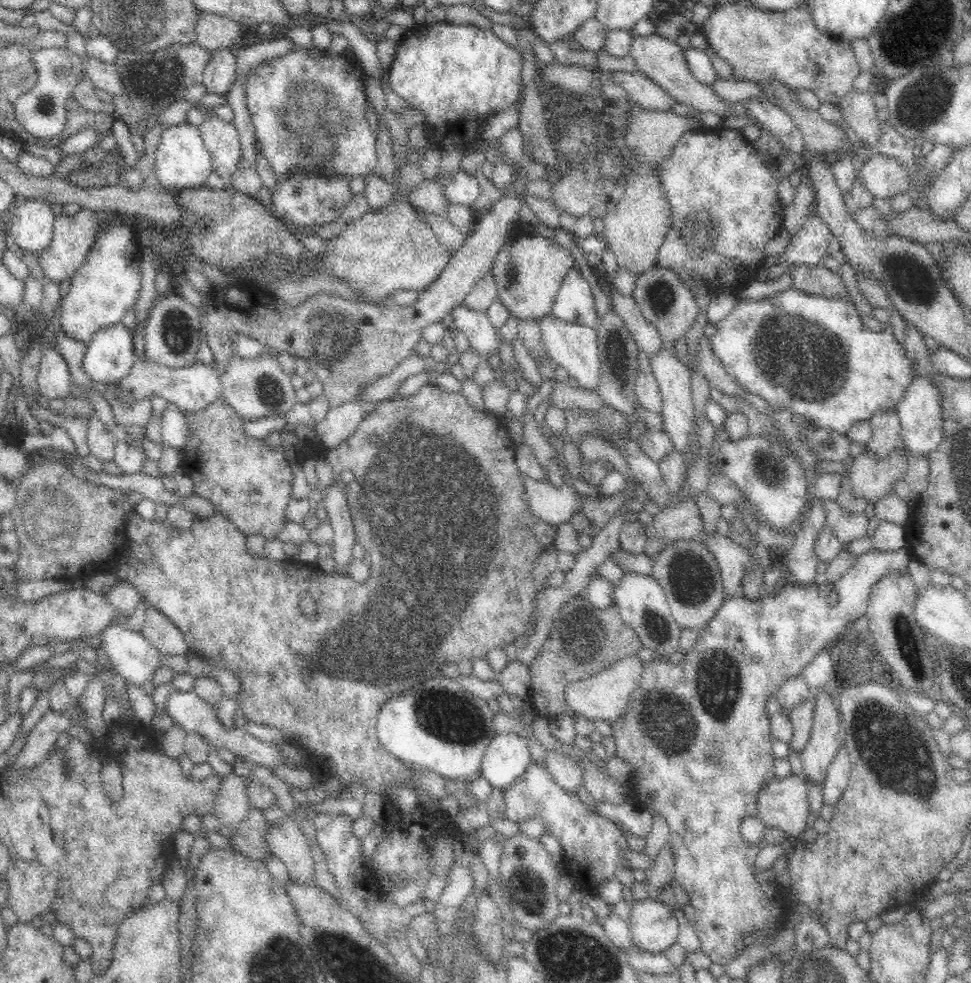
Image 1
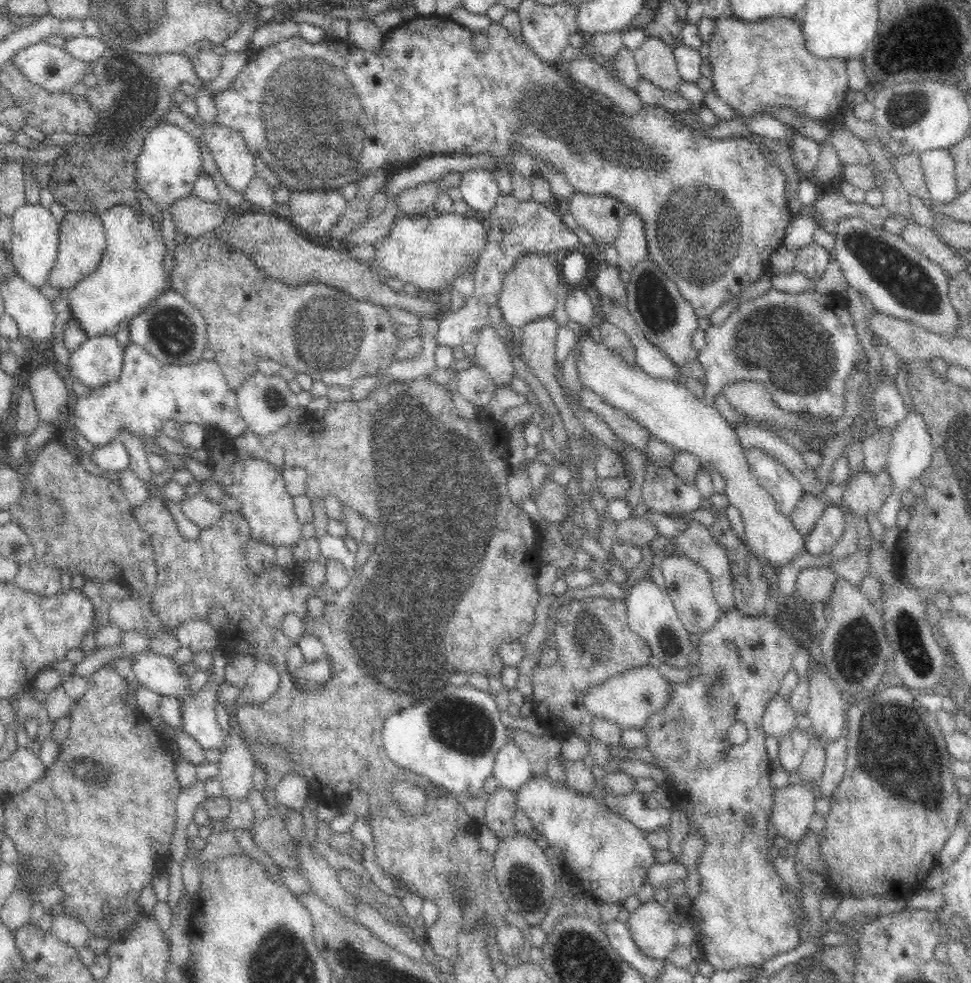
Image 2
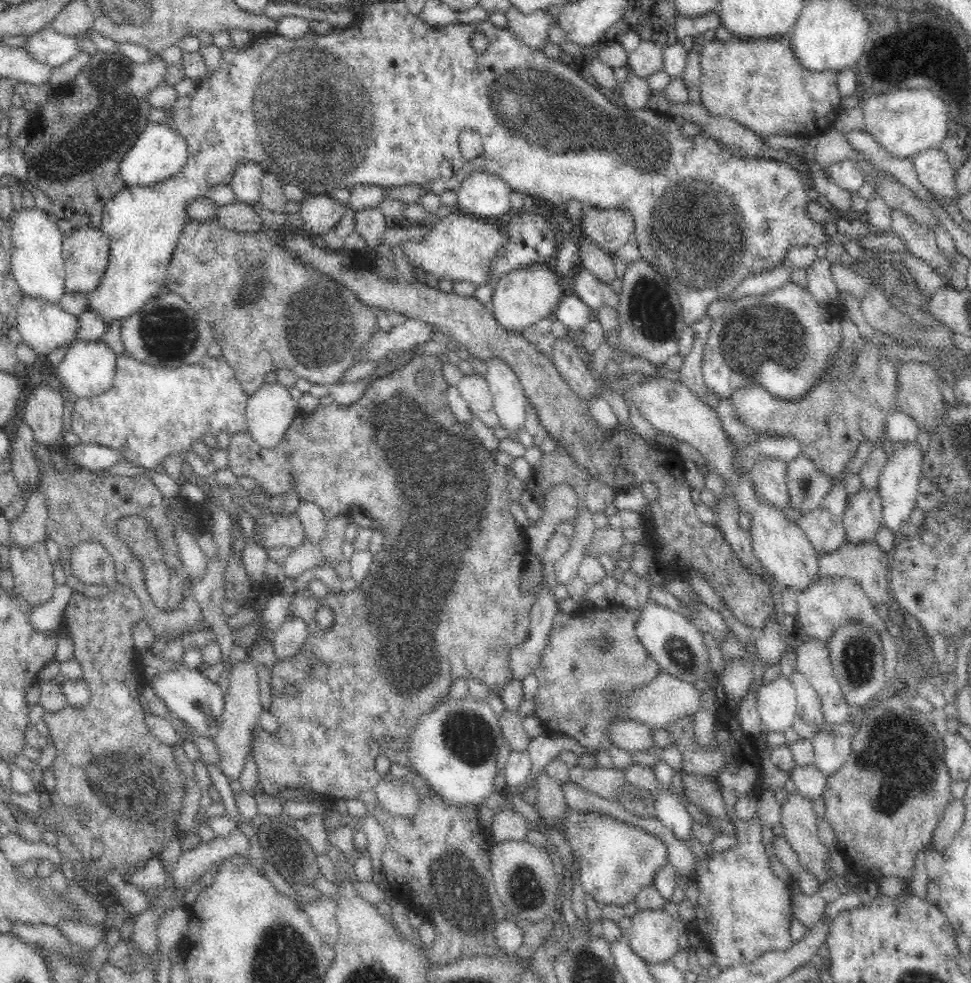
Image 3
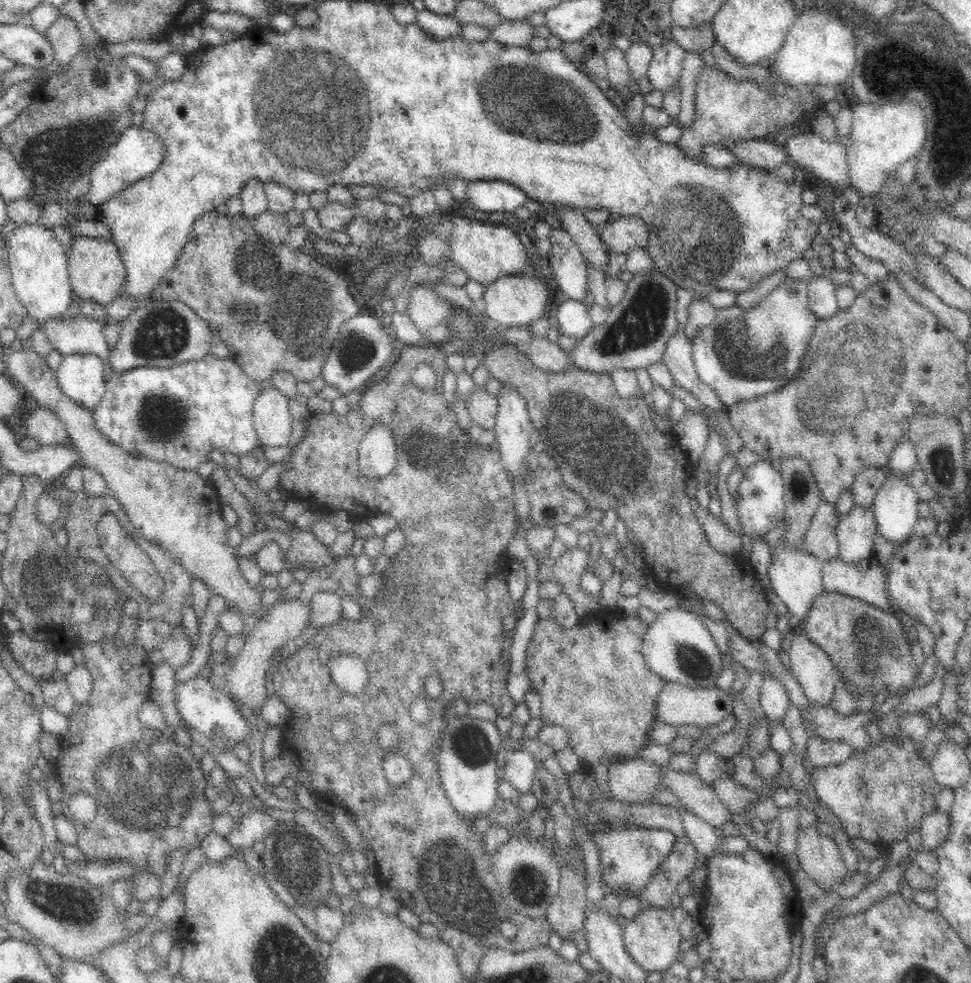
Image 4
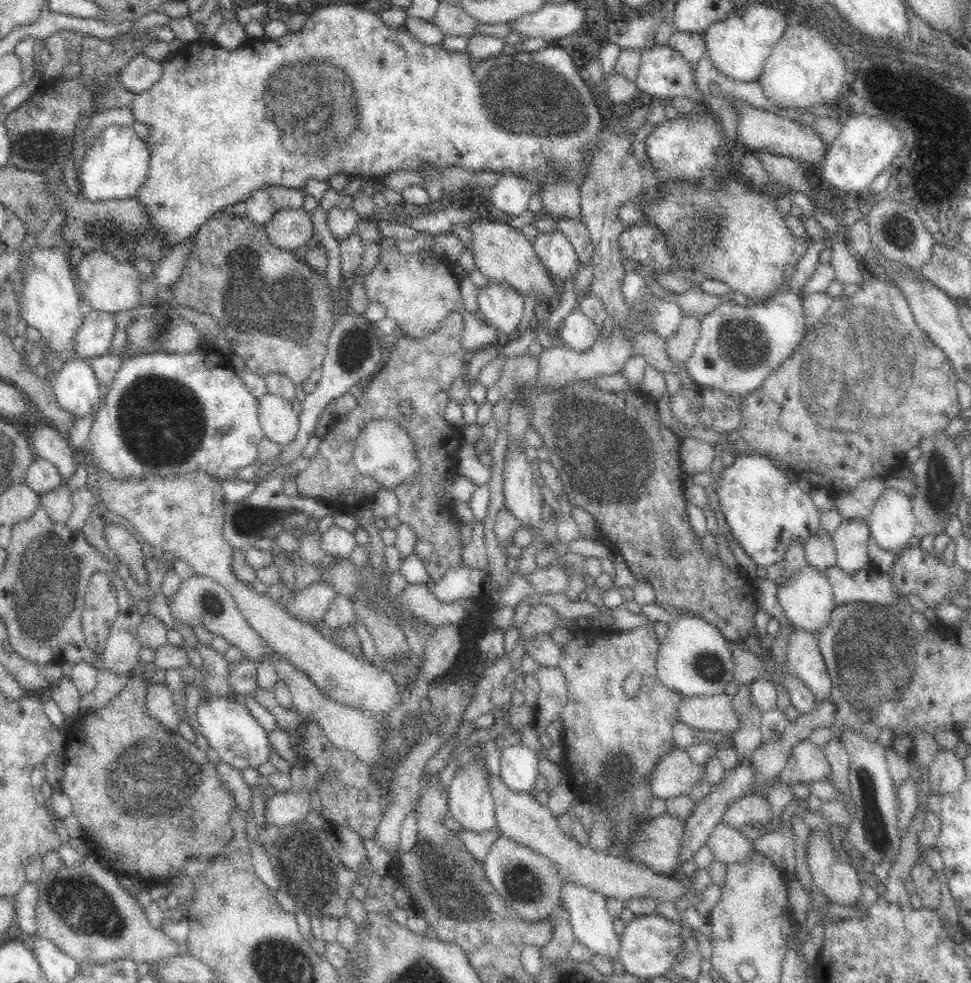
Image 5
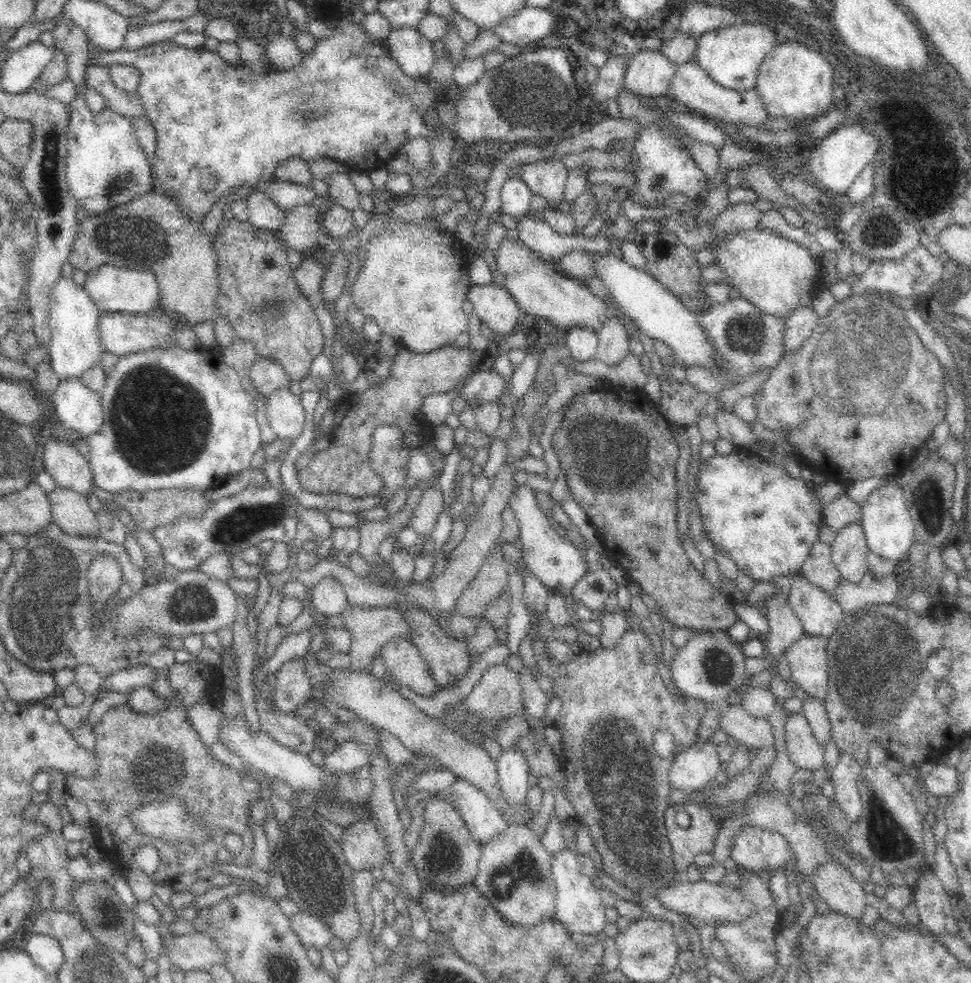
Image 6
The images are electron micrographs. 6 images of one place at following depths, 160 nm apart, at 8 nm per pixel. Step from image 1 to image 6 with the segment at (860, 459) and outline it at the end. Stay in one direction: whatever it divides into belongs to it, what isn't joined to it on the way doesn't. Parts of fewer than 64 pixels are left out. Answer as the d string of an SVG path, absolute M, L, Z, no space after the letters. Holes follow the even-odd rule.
M859 523L842 528L831 543L832 561L842 579L860 582L867 572L866 545L864 529Z

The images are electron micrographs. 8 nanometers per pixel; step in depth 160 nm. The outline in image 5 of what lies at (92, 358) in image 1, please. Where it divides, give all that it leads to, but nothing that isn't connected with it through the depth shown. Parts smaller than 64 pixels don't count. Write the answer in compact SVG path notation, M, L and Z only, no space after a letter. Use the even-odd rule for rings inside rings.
M74 356L65 361L51 382L58 404L76 416L93 414L100 402L101 385L88 359Z

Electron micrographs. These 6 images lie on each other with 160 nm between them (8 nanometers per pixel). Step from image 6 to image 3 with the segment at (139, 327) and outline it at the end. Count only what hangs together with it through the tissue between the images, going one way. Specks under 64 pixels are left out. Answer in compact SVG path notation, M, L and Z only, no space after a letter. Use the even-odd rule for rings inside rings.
M23 294L22 300L16 306L15 328L22 343L30 346L37 355L47 356L64 344L71 345L76 334L76 315L65 312L58 303Z

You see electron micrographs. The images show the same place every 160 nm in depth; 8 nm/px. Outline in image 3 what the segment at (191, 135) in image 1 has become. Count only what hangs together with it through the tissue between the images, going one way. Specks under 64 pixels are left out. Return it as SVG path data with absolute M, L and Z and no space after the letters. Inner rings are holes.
M150 123L142 134L137 136L133 147L126 153L119 166L119 173L125 185L130 188L153 187L176 176L187 163L188 145L184 137L174 131L169 124Z

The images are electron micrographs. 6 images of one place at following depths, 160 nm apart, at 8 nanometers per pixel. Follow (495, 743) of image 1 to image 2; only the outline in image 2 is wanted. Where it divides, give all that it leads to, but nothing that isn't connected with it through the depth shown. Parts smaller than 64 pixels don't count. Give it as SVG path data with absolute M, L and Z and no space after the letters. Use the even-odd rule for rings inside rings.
M507 741L496 754L491 776L494 776L498 789L516 791L530 776L532 769L522 749Z

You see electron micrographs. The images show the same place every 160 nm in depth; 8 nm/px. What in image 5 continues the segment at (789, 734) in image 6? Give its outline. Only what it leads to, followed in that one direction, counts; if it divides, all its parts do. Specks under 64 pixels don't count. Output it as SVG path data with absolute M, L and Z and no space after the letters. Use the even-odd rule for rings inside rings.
M810 739L797 742L794 747L782 772L776 778L770 778L758 788L754 788L752 794L767 800L768 793L771 793L770 789L780 783L787 785L794 783L809 784L819 780L827 781L839 793L835 782L833 782L836 775L824 757L822 748L812 743Z

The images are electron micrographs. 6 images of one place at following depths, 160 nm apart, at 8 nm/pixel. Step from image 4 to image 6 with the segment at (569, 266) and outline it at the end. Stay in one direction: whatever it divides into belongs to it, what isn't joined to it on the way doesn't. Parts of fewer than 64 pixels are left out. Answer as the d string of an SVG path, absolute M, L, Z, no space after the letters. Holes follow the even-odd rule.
M522 217L518 221L520 242L528 246L543 261L552 263L556 267L566 254L574 250L595 252L600 255L606 254L608 250L604 229L601 229L595 237L587 239L583 234L560 234L542 218Z

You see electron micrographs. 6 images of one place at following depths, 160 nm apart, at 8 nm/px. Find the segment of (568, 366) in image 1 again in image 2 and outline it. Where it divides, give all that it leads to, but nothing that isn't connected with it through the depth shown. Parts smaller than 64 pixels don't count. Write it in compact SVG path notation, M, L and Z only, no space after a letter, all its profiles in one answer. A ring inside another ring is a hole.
M590 327L574 329L576 342L570 348L570 353L574 355L576 372L582 386L592 389L609 405L631 414L631 418L646 427L654 439L660 439L679 452L698 456L702 464L710 463L726 481L725 494L744 519L744 540L754 555L780 567L805 551L805 540L794 528L792 520L780 514L774 500L758 485L748 469L745 448L738 440L735 427L720 415L718 409L696 399L683 381L672 383L656 380L641 367L630 367L622 356L610 350L601 339L596 341L589 333Z

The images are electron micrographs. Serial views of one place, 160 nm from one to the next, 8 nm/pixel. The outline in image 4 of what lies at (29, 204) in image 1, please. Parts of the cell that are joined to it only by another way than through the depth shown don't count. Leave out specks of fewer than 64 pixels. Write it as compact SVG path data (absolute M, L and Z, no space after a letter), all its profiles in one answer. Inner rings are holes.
M39 221L18 224L8 238L9 266L13 289L28 311L28 318L46 320L50 316L64 315L72 299L67 272L67 250L62 247L59 231Z

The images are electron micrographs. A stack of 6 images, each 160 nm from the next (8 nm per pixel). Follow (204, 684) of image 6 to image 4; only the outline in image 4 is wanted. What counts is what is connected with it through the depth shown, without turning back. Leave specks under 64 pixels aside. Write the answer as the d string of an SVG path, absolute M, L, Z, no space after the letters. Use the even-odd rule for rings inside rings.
M122 591L114 592L114 596L119 616L116 634L102 636L94 642L76 640L75 644L82 649L84 666L90 671L93 689L86 704L75 706L66 715L66 732L59 736L60 751L52 773L59 777L62 786L59 800L62 803L62 814L74 824L78 834L77 847L87 861L117 862L132 859L144 872L153 873L154 867L160 867L158 875L161 876L168 864L170 852L178 848L192 849L201 844L202 839L212 831L215 814L204 795L209 781L202 775L199 756L172 741L166 732L144 729L140 723L140 710L146 698L150 698L149 652L137 641L136 633L141 618L123 614L125 603L130 598ZM76 792L86 792L95 798L97 815L88 826L75 823L68 808L68 800Z

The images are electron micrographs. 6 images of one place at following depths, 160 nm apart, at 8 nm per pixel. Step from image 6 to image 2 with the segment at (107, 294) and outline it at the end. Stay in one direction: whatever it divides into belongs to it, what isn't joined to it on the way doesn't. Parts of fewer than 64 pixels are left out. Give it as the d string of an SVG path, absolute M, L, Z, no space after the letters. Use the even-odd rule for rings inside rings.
M66 212L59 222L59 240L53 268L49 273L48 284L60 292L74 288L80 280L96 271L106 246L106 232L101 214L95 212Z

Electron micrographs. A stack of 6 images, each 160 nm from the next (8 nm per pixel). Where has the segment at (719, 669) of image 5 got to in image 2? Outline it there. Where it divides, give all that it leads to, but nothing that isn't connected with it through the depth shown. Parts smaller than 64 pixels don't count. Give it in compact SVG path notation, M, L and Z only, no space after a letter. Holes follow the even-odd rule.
M640 579L634 586L627 587L626 598L622 602L627 609L625 620L629 628L632 628L632 631L645 640L652 659L658 659L676 668L690 669L688 656L695 648L690 644L689 632L679 620L670 595L665 589L660 588L650 579Z

